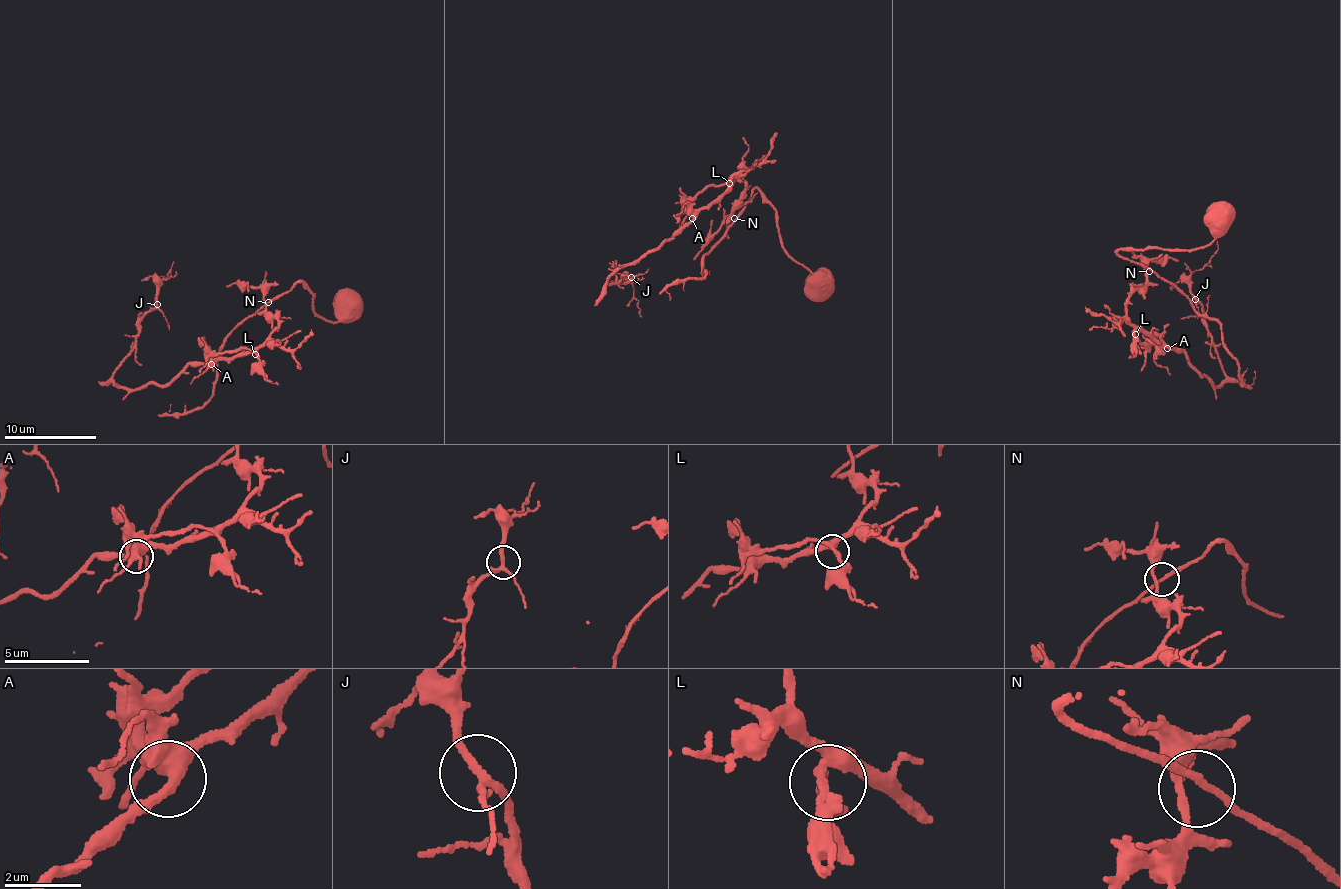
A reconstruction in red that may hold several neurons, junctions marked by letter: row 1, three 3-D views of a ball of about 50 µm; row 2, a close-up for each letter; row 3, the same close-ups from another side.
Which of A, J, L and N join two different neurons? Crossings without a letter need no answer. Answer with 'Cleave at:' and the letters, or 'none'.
Cleave at: none

